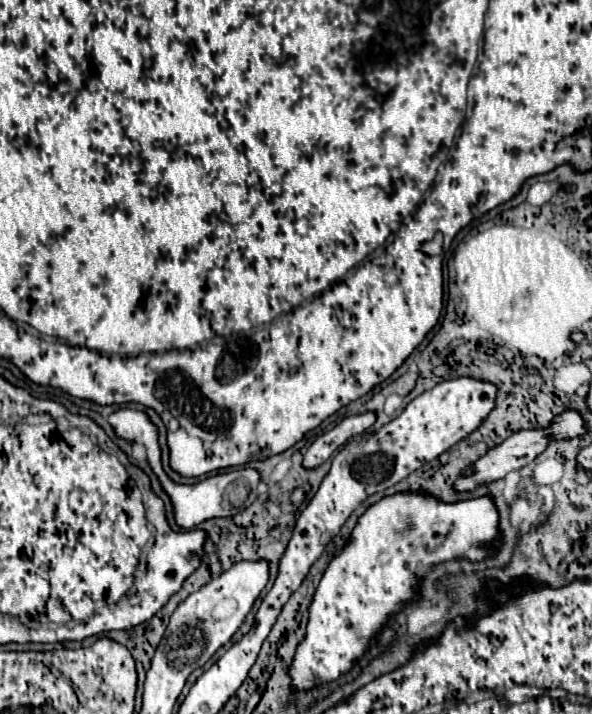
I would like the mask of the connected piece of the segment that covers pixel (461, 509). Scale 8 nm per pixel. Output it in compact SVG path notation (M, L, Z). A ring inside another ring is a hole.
M415 492L407 494L393 494L383 498L381 502L373 504L357 522L353 530L353 538L347 542L343 552L339 552L327 572L323 574L319 588L315 592L311 610L309 610L309 624L307 636L297 646L295 660L291 664L291 686L295 690L307 690L315 684L335 680L339 674L347 672L353 666L353 660L359 658L367 646L373 642L375 632L387 622L389 614L401 610L407 602L415 600L417 596L417 564L439 564L451 558L469 558L469 560L483 560L491 554L487 544L499 546L499 516L489 496L445 504L433 496L423 496Z

